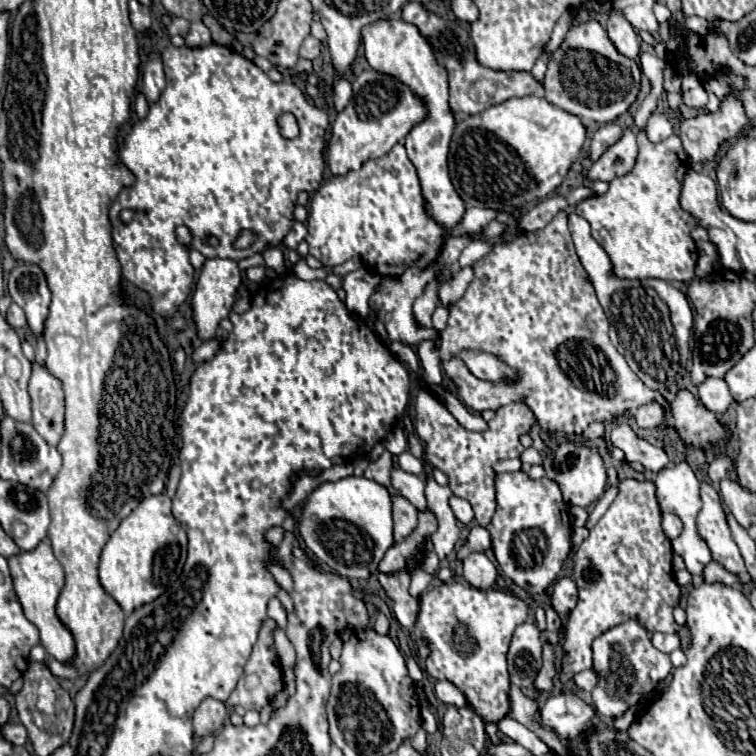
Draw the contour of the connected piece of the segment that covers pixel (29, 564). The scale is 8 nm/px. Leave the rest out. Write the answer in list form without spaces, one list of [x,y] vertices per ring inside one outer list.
[[[42,539],[42,543],[38,543],[38,547],[34,551],[20,551],[18,555],[10,557],[8,565],[12,571],[12,579],[14,579],[14,591],[20,599],[20,605],[24,609],[26,619],[38,627],[42,647],[46,649],[46,653],[50,657],[54,657],[62,663],[72,661],[72,657],[76,653],[74,637],[56,617],[56,601],[58,601],[58,595],[60,595],[62,585],[64,585],[64,571],[52,553],[50,539]]]

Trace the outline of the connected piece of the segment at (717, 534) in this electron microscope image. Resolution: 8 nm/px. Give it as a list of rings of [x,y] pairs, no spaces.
[[[702,483],[700,497],[704,507],[698,513],[698,531],[702,539],[708,543],[712,559],[720,561],[728,571],[736,573],[742,583],[748,583],[750,575],[744,567],[744,559],[738,551],[738,545],[730,535],[730,527],[726,523],[726,513],[718,491],[710,483]]]

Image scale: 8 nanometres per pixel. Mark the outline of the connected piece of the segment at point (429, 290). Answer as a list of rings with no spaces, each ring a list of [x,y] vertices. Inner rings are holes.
[[[434,279],[430,281],[430,287],[426,287],[426,291],[420,295],[420,299],[414,301],[414,315],[416,315],[416,321],[424,327],[432,327],[432,313],[438,305],[438,287],[440,287],[442,279]]]

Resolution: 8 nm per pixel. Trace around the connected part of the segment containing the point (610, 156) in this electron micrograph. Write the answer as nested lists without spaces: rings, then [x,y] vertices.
[[[630,129],[624,131],[618,143],[614,143],[586,173],[590,181],[606,181],[610,183],[616,177],[622,177],[632,171],[638,155],[636,137]]]

